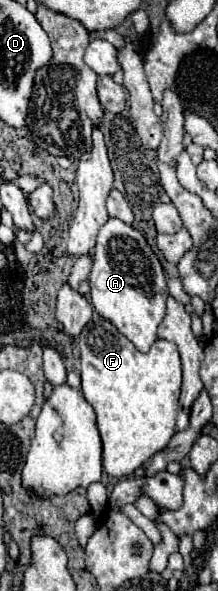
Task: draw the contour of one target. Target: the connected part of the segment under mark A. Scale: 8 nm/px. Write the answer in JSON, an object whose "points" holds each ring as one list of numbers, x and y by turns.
{"points":[[109,218,99,230,93,258,89,276,93,308,127,336,139,352,147,352,157,340,157,326,165,316,165,300,169,294,167,278,157,256,139,230,117,218]]}

